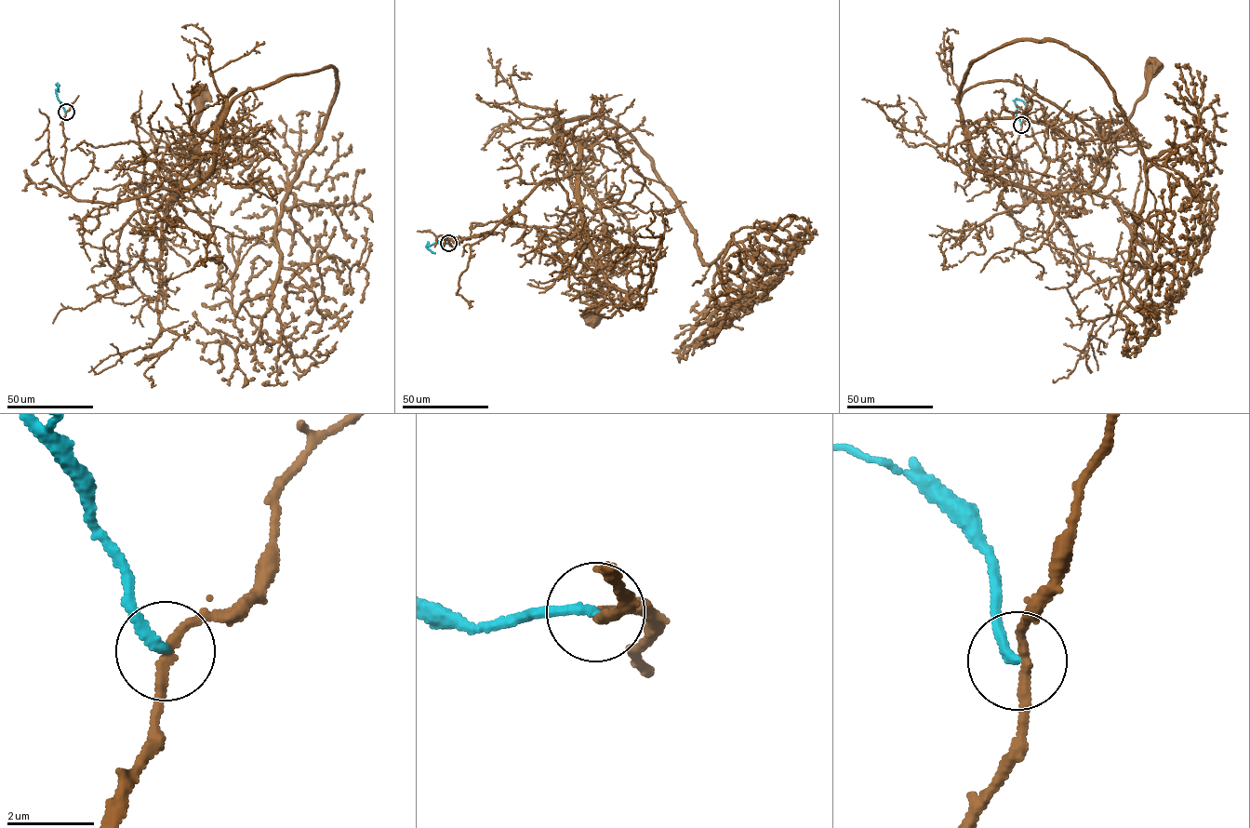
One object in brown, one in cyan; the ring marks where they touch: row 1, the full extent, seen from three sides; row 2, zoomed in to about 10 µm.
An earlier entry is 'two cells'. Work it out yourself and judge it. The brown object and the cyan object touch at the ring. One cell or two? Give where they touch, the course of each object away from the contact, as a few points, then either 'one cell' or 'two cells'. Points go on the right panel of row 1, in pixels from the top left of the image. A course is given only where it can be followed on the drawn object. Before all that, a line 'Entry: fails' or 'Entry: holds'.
Entry: holds
(1021, 125) | brown via (1021, 125), (1024, 204), (1007, 210), (1006, 184), (1097, 191), (1105, 140), (1155, 67) | cyan via (1021, 125), (1015, 100), (1018, 99), (1026, 105) | two cells

